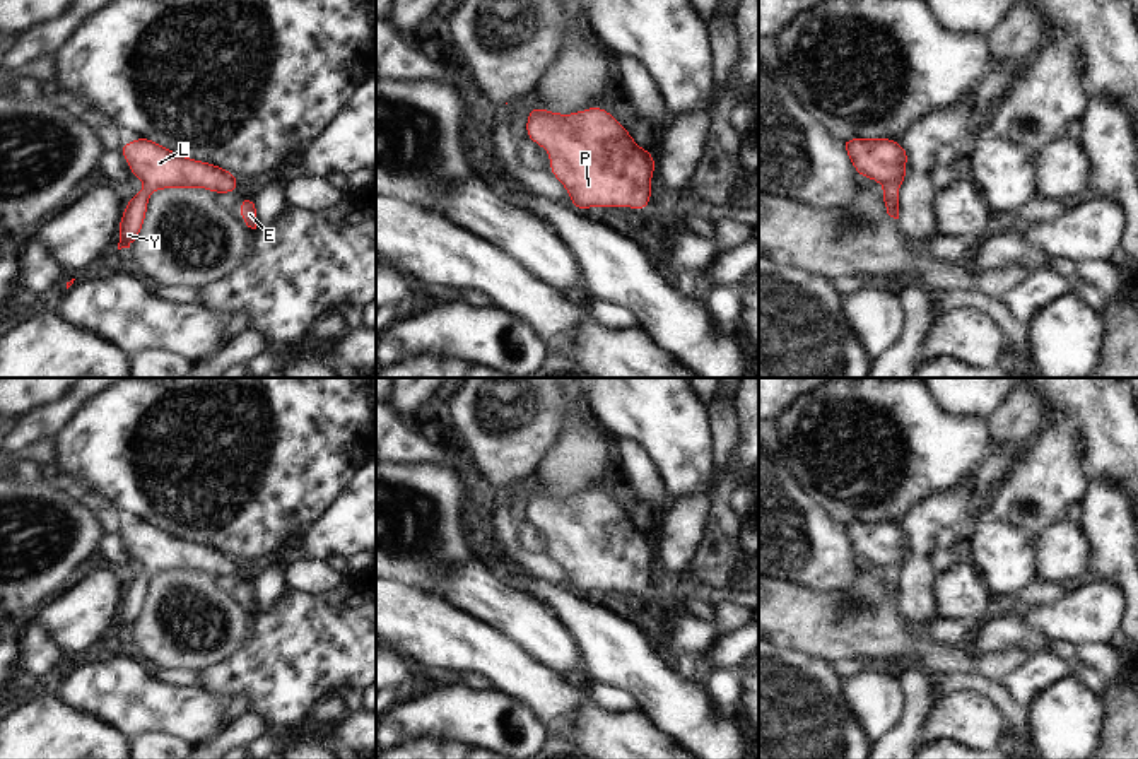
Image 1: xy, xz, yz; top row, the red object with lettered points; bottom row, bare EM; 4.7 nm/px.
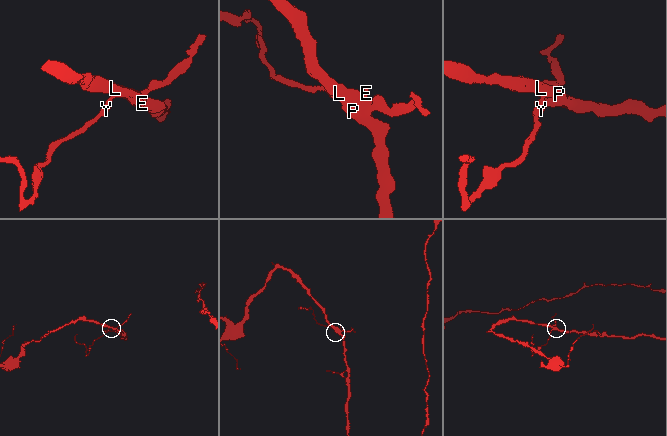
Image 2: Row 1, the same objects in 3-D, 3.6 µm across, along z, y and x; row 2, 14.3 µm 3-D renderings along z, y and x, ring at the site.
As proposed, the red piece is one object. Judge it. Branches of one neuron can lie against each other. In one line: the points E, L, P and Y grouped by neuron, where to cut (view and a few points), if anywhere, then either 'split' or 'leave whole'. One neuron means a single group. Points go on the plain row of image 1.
groups E L P Y; cut none; leave whole

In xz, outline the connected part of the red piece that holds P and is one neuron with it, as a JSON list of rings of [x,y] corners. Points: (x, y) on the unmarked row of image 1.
[[[533,489],[526,515],[548,535],[548,554],[579,593],[601,588],[641,595],[651,585],[653,535],[639,530],[607,492],[562,497]]]

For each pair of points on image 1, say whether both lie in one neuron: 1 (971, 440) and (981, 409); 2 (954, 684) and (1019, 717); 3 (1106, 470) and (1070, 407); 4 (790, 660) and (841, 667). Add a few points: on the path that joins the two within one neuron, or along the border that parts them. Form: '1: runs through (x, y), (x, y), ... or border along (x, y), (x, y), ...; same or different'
1: border along (938, 409), (956, 417), (973, 417), (986, 424); different
2: runs through (969, 684), (988, 688), (1003, 703); same
3: runs through (1106, 455), (1106, 443), (1085, 423); same
4: border along (831, 664), (841, 677); different

